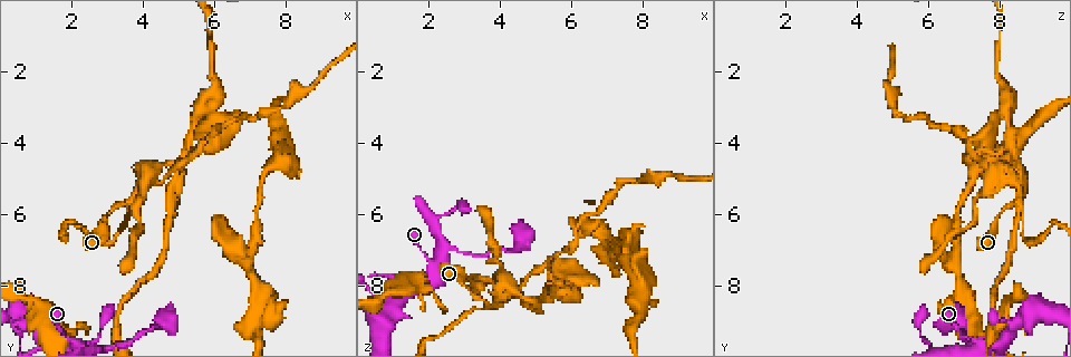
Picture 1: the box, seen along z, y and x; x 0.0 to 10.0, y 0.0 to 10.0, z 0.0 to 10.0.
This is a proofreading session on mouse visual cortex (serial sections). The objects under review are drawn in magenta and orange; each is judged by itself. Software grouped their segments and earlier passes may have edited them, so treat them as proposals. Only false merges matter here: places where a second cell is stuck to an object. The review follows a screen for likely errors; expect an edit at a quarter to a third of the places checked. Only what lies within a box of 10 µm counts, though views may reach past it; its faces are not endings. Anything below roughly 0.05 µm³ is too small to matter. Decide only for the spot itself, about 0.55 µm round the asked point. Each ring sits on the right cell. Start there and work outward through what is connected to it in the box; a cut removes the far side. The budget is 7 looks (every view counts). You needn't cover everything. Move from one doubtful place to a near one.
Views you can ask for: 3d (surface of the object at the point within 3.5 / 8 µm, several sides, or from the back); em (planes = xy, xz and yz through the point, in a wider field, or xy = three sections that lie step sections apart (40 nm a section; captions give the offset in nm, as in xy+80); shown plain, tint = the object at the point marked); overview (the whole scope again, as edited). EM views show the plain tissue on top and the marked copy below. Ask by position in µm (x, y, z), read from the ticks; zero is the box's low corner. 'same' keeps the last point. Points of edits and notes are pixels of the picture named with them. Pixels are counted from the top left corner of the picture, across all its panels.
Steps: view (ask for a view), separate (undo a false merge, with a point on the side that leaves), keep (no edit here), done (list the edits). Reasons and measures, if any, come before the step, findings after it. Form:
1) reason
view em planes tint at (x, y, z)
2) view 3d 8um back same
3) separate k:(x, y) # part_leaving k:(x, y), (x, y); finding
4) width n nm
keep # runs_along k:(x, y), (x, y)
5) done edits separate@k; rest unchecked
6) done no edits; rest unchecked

sharp bend
view 3d 3.5um at (2.75, 9.35, 5.75)

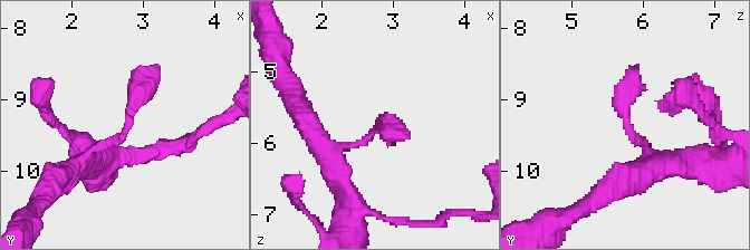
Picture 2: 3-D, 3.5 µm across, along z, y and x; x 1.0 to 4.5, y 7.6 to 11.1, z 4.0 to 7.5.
shape alone is not enough
view em xy step 2 tint at (2.75, 9.40, 5.80)

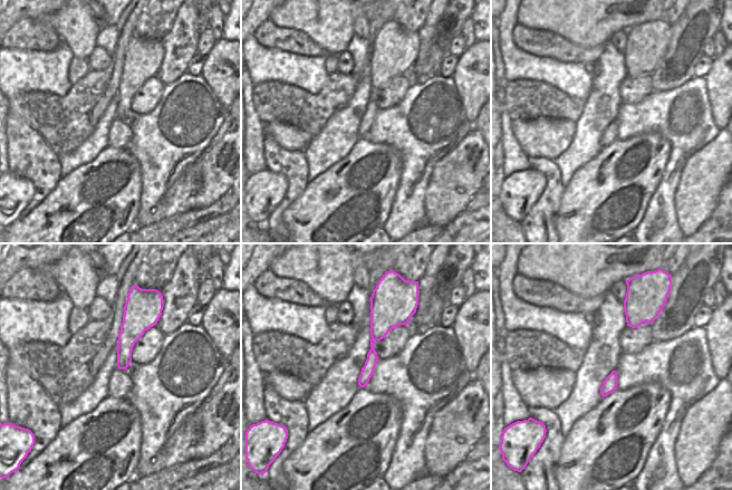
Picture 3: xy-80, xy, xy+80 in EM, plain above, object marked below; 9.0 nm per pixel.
keep # runs_along 2:(80, 169), (94, 144), (125, 131), (156, 68); one cell here

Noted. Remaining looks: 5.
sharp bend
view 3d 3.5um back at (4.25, 9.20, 6.95)

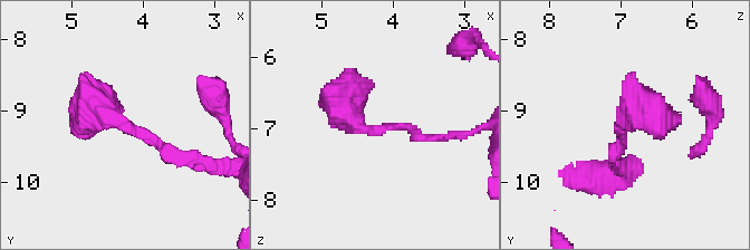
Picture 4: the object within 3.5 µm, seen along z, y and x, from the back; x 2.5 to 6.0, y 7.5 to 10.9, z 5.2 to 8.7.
arm_widths 150, 450 nm
view em planes tint at (4.25, 9.25, 7.00)

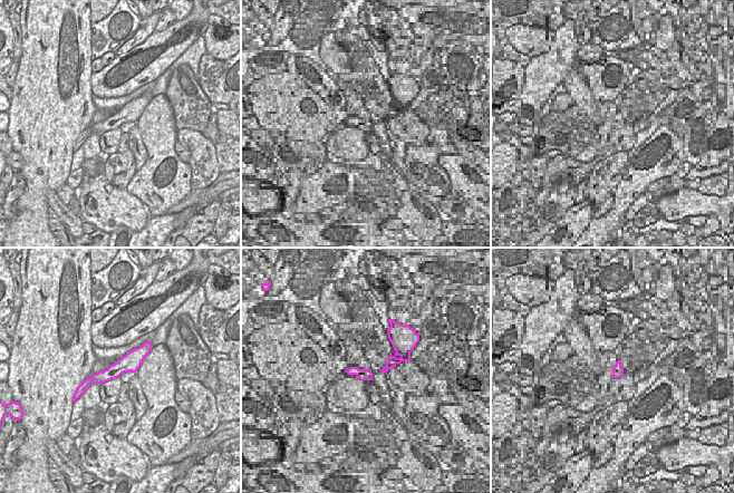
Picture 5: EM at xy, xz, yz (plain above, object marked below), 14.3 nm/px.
keep # runs_along 4:(186, 159), (101, 111), (97, 121); continuous, no second cell

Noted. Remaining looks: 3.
sharp bend
view 3d 8um at (3.70, 5.60, 8.50)

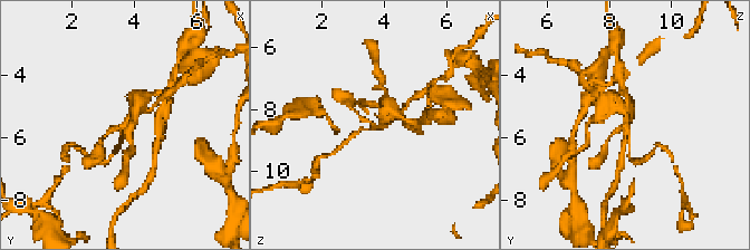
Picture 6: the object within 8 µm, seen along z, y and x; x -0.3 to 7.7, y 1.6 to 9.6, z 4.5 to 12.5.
zoom in
view 3d 3.5um same

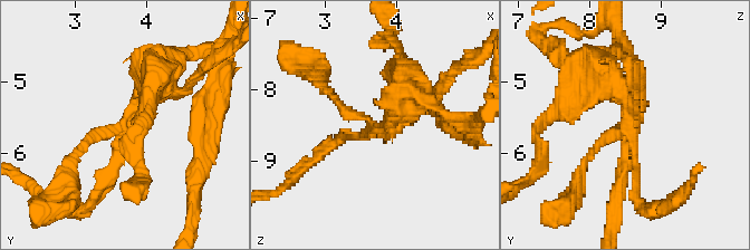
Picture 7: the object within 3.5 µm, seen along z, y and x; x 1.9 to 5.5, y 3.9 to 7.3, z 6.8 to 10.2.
arms 3; arm_widths 150, 150, 200 nm
view em xy step 1 tint at (3.70, 5.65, 8.55)

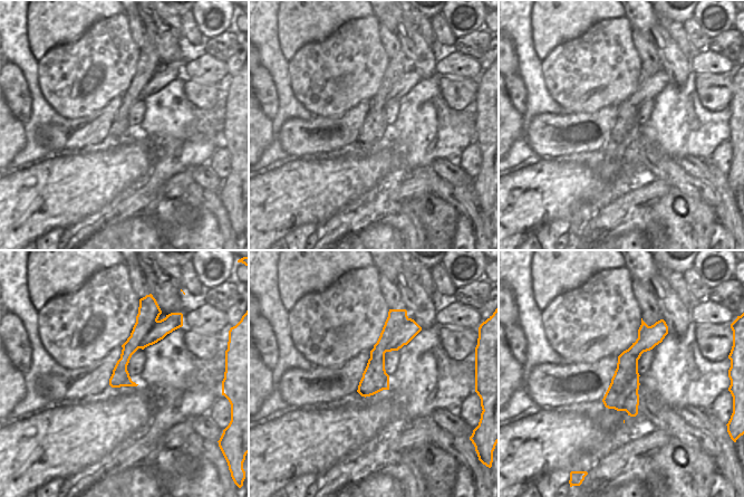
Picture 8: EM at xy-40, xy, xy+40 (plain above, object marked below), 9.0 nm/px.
separate 7:(606, 50) # part_leaving 7:(136, 99), (188, 56); two cells meet here

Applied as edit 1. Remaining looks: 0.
done edits separate@7; rest unchecked

